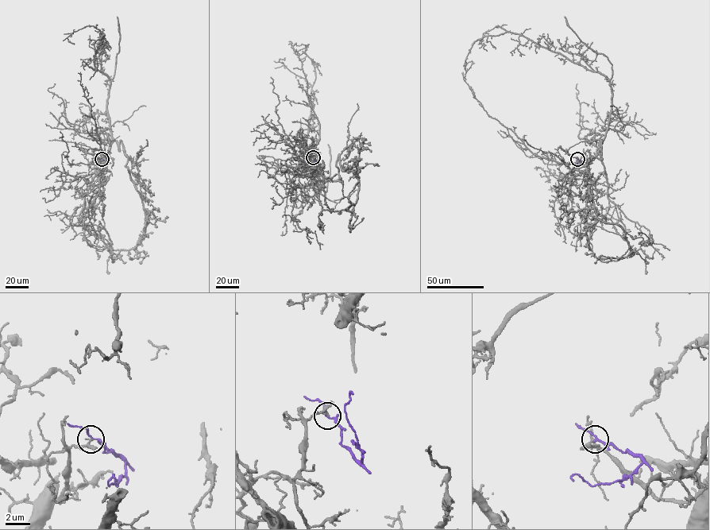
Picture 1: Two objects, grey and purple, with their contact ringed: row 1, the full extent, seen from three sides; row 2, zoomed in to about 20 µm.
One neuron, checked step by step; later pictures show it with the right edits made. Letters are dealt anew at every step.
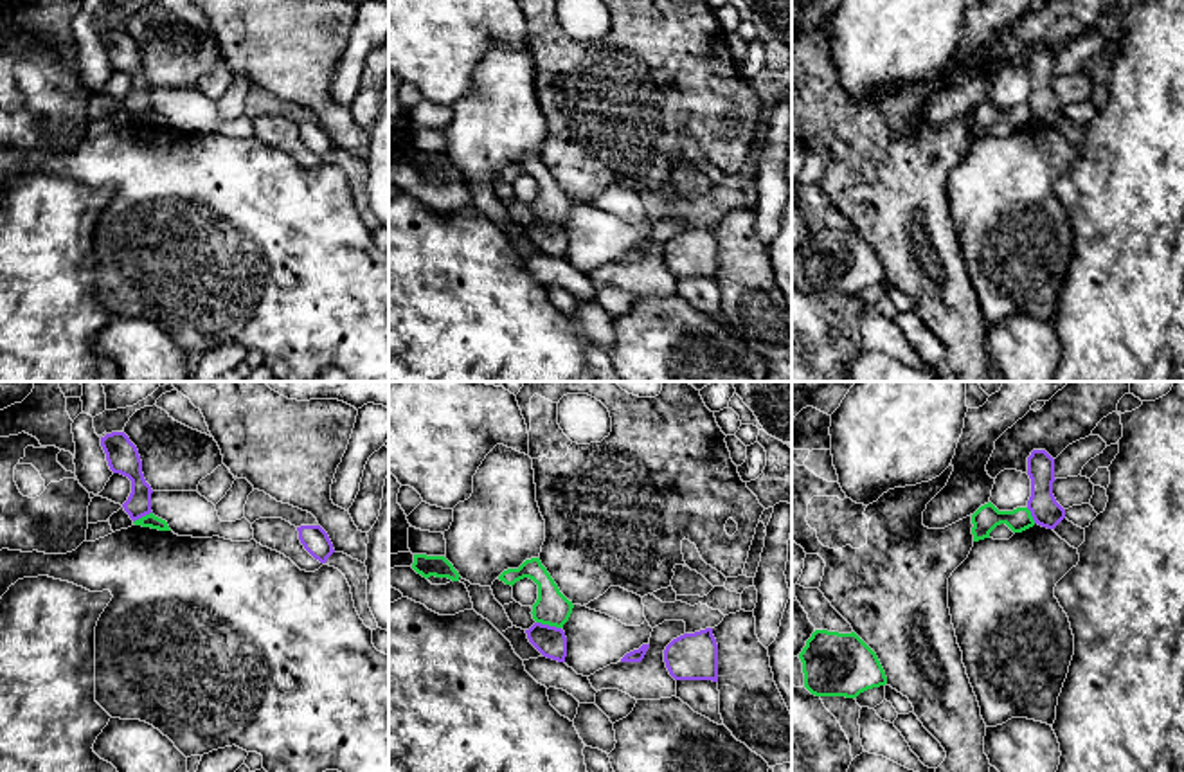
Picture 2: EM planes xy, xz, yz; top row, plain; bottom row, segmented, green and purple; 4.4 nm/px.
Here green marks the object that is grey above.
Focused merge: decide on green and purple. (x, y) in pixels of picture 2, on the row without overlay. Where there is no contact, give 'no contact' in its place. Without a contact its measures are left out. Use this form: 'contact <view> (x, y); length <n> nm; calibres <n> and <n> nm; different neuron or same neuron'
contact xz (549, 222); length 120 nm; calibres 150 and 140 nm; different neuron

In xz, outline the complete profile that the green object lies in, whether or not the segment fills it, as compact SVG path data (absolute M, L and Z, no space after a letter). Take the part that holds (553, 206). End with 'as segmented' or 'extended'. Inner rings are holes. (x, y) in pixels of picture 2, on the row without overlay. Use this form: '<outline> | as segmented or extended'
M540 155L525 157L518 166L507 166L498 173L500 178L511 184L524 175L538 182L538 196L531 209L533 216L542 221L563 225L574 202L560 189Z | as segmented

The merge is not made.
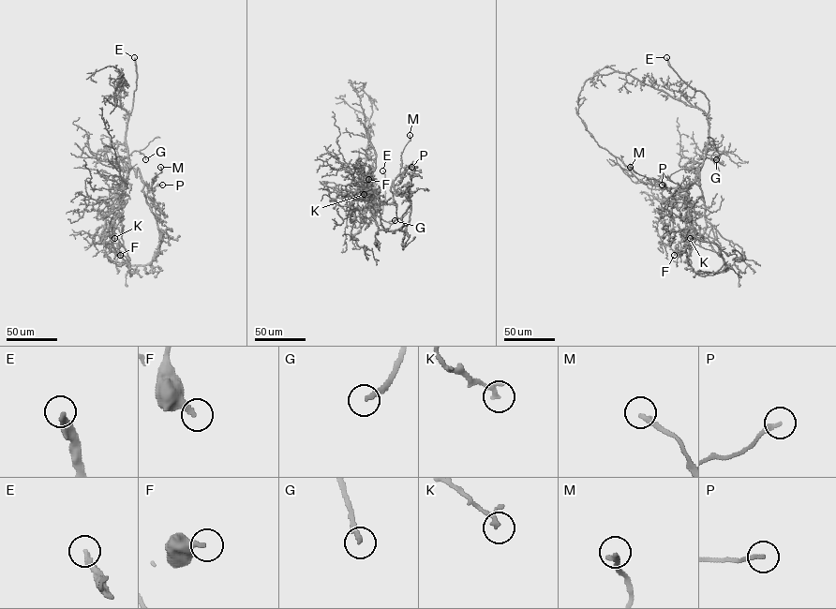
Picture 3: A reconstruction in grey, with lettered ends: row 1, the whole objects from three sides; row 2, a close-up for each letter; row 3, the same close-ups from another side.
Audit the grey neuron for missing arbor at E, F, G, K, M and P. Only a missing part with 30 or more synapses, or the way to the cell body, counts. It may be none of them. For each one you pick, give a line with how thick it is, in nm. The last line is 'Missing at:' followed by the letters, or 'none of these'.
E: Thickness 360 nm
G: Thickness 200 nm
Missing at: E, G

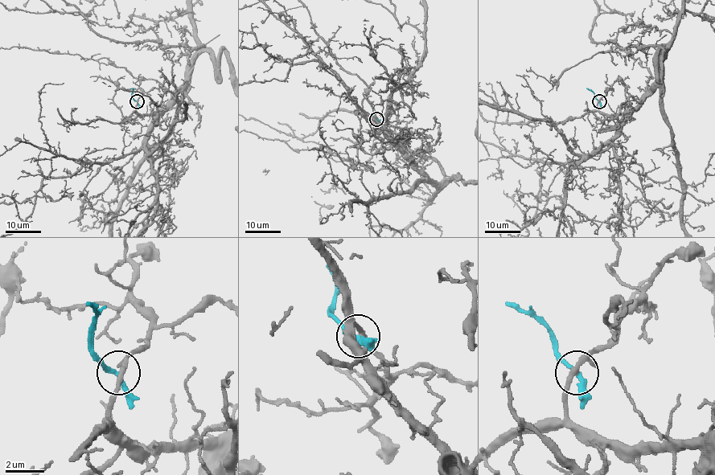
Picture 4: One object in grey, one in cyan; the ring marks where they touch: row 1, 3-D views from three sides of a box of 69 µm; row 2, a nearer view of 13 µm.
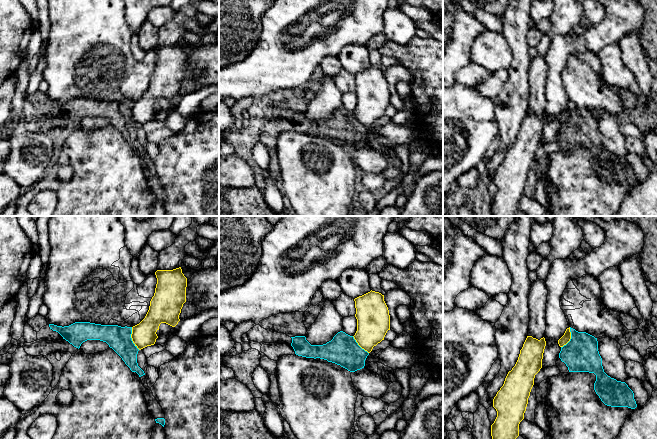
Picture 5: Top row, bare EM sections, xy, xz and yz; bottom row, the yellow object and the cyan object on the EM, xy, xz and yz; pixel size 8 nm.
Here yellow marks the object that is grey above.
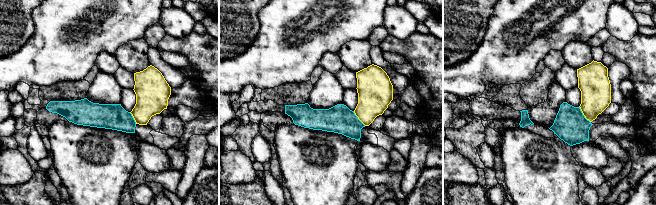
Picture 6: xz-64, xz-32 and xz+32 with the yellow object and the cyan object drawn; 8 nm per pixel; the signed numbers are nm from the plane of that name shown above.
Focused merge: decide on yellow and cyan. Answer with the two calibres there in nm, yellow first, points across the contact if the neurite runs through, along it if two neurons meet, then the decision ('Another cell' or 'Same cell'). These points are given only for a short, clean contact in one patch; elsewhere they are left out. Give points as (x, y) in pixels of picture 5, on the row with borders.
Thickness 190 nm (yellow) against 200 nm. Boundary: xy (131, 327), (131, 340), (139, 349). Another cell

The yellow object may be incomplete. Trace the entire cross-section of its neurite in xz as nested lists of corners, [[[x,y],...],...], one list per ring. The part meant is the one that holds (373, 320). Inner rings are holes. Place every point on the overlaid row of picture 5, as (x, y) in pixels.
[[[372,290],[354,301],[357,331],[353,337],[362,349],[370,353],[390,330],[389,310],[384,295]]]

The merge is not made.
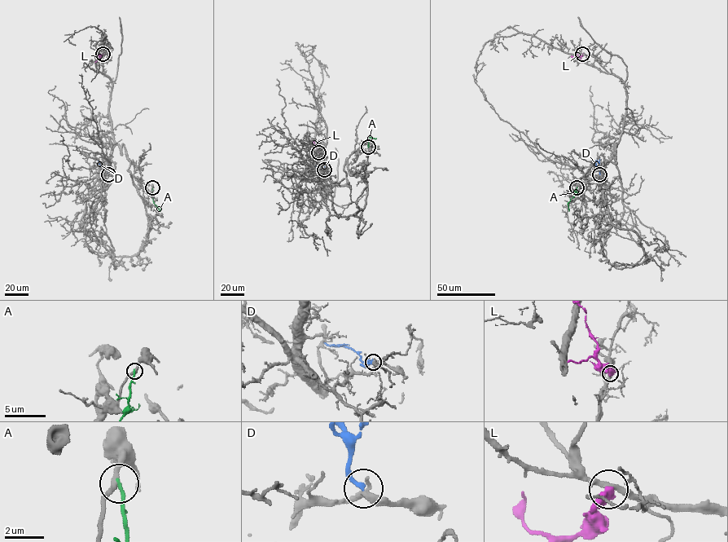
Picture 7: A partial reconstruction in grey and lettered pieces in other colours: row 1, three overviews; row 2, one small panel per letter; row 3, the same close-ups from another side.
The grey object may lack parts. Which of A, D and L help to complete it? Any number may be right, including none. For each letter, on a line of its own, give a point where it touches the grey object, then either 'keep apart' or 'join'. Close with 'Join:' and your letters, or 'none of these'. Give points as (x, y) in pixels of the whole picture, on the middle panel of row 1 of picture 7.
A: meets grey at (368, 147); keep apart
D: meets grey at (324, 169); keep apart
L: meets grey at (318, 152); keep apart
Join: none of these

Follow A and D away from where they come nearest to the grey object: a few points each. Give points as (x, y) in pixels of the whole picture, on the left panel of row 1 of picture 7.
A: (152, 187), (153, 203), (160, 208)
D: (108, 174), (98, 160)

